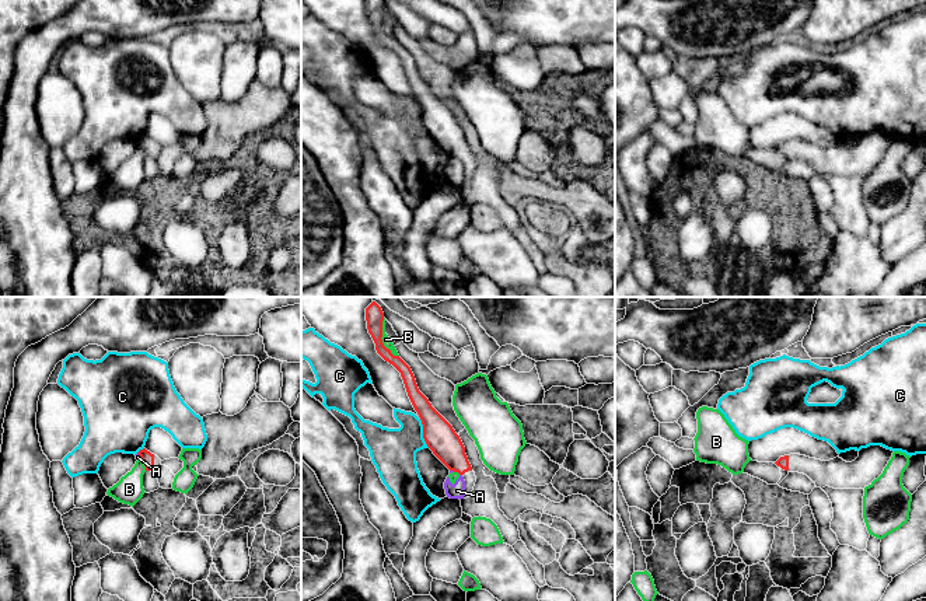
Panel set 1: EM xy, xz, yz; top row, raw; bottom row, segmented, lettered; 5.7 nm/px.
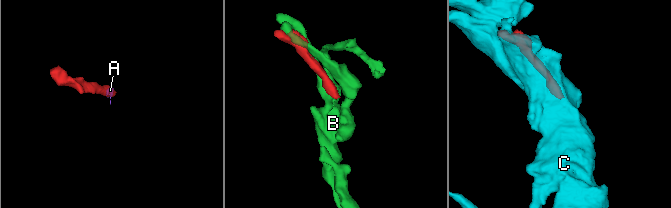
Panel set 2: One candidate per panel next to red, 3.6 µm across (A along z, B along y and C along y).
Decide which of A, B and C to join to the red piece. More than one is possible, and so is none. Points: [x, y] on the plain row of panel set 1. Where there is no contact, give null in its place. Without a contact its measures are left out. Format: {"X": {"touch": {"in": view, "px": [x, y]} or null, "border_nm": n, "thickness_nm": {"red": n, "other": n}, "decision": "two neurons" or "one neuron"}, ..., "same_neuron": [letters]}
{"A": {"touch": {"in": "xy", "px": [139, 140]}, "border_nm": 40, "thickness_nm": {"red": 70, "other": 30}, "decision": "two neurons"}, "B": {"touch": {"in": "xz", "px": [381, 25]}, "border_nm": 240, "thickness_nm": {"red": 100, "other": 50}, "decision": "two neurons"}, "C": {"touch": {"in": "xz", "px": [423, 119]}, "border_nm": 180, "thickness_nm": {"red": 180, "other": 260}, "decision": "two neurons"}, "same_neuron": []}

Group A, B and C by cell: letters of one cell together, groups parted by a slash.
A B / C

